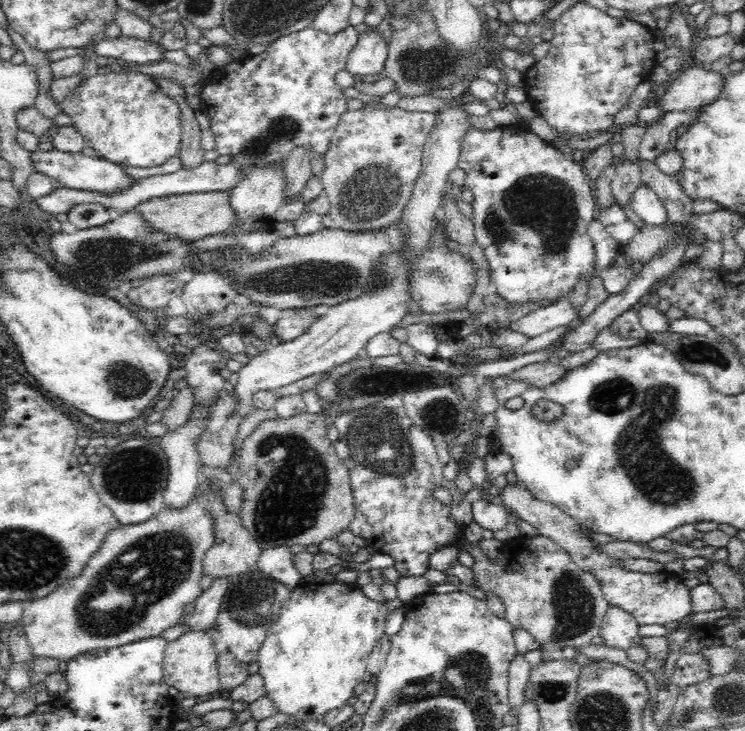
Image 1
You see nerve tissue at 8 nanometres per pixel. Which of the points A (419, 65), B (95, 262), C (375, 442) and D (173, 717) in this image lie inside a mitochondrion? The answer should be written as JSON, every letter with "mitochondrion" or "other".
{"A":"mitochondrion","B":"mitochondrion","C":"mitochondrion","D":"other"}

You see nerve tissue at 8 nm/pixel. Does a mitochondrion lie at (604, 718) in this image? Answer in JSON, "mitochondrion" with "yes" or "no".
{"mitochondrion":"yes"}

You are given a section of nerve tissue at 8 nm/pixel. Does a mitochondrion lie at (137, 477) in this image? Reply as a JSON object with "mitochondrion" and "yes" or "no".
{"mitochondrion":"yes"}

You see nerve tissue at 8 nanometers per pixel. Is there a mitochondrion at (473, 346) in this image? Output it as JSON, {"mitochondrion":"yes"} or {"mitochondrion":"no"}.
{"mitochondrion":"no"}

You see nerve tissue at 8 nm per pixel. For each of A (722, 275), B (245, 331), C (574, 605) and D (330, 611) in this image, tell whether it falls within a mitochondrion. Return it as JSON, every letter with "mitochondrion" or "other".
{"A":"other","B":"other","C":"mitochondrion","D":"other"}

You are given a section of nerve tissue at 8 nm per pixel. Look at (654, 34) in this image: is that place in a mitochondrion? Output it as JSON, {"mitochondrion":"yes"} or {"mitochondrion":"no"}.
{"mitochondrion":"no"}

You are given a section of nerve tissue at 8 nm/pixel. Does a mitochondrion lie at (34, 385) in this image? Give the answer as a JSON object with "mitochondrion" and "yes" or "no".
{"mitochondrion":"no"}

